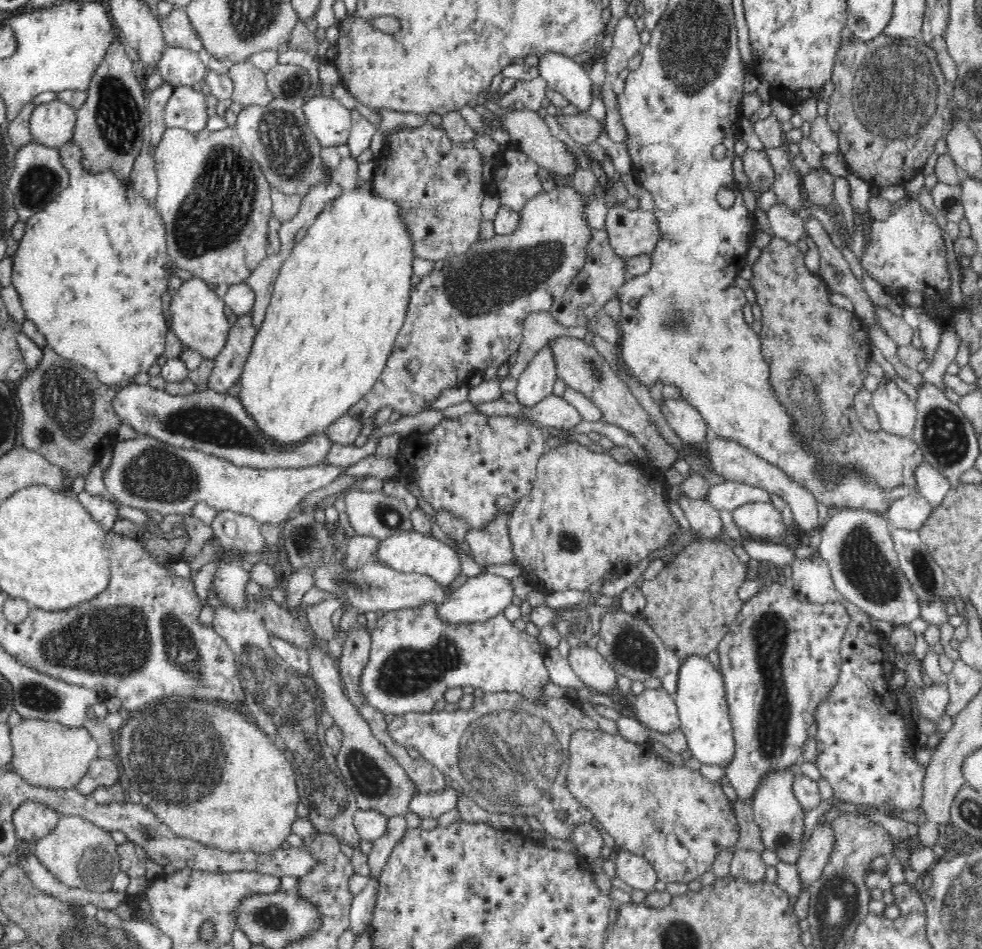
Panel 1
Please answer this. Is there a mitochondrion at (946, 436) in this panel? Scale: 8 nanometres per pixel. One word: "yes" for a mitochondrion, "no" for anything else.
yes

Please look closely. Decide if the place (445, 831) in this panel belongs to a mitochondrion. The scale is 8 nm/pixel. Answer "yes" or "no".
no

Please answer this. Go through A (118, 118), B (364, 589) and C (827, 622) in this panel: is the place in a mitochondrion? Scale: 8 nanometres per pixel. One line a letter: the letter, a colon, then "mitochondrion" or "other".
A: mitochondrion
B: mitochondrion
C: other

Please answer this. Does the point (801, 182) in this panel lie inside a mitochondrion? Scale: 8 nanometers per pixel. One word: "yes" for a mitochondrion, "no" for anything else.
no

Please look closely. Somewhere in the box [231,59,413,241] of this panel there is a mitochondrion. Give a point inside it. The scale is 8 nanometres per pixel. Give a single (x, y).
(281, 135)

